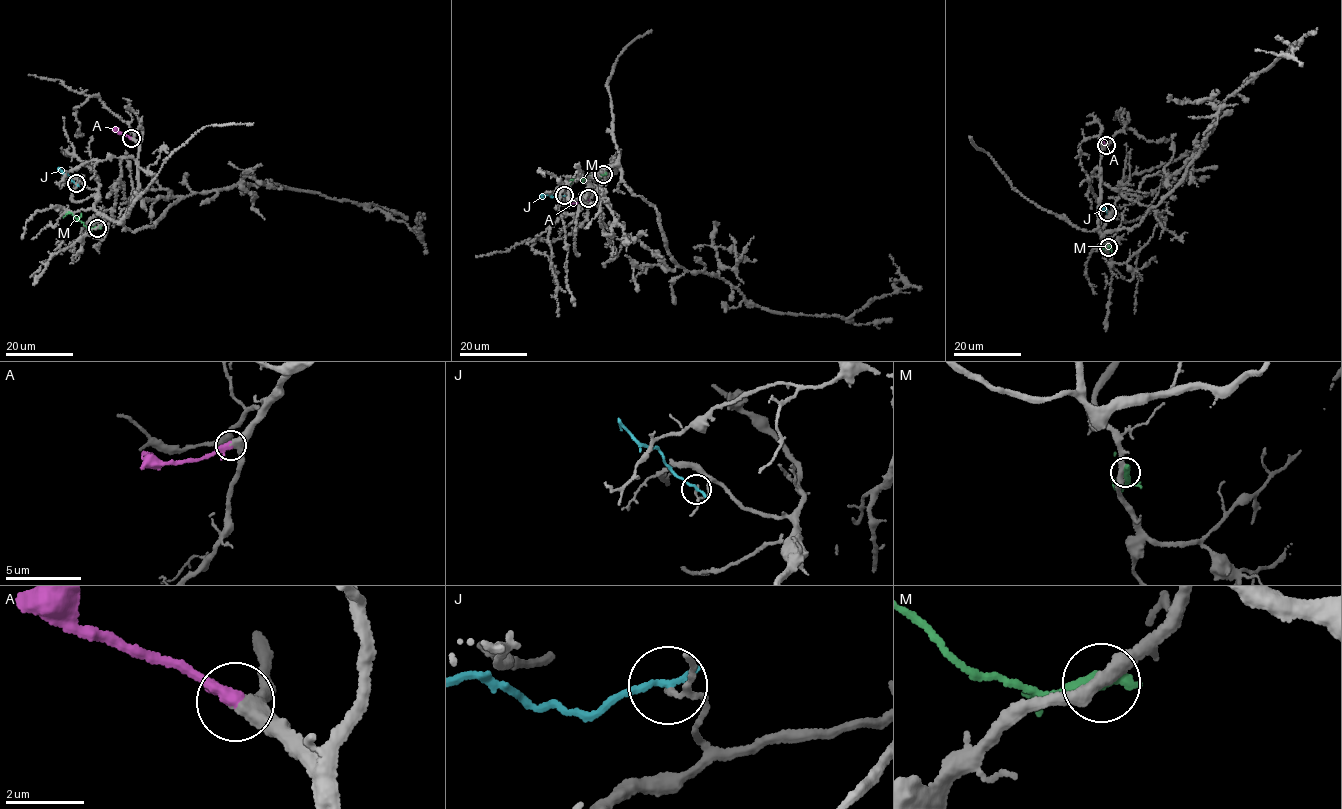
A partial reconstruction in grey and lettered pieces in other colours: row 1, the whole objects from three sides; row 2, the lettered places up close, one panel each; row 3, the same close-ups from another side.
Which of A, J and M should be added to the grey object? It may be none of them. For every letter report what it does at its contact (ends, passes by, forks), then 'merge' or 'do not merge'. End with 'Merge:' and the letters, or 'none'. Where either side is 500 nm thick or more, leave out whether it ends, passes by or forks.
A: it ends; merge
J: it ends; do not merge
M: do not merge
Merge: A

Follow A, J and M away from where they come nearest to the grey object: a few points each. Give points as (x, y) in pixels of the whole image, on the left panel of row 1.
A: (131, 138), (112, 129)
J: (76, 183), (59, 170)
M: (98, 228), (85, 226), (69, 213), (63, 218)

